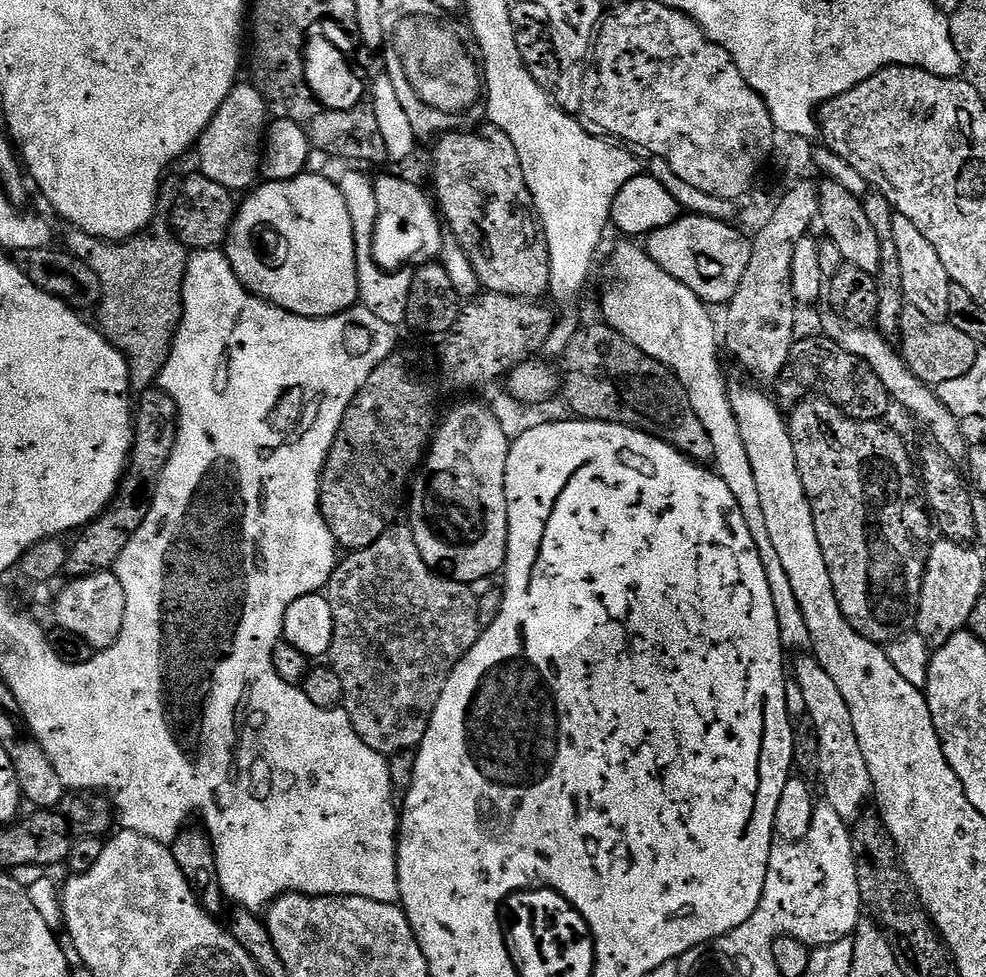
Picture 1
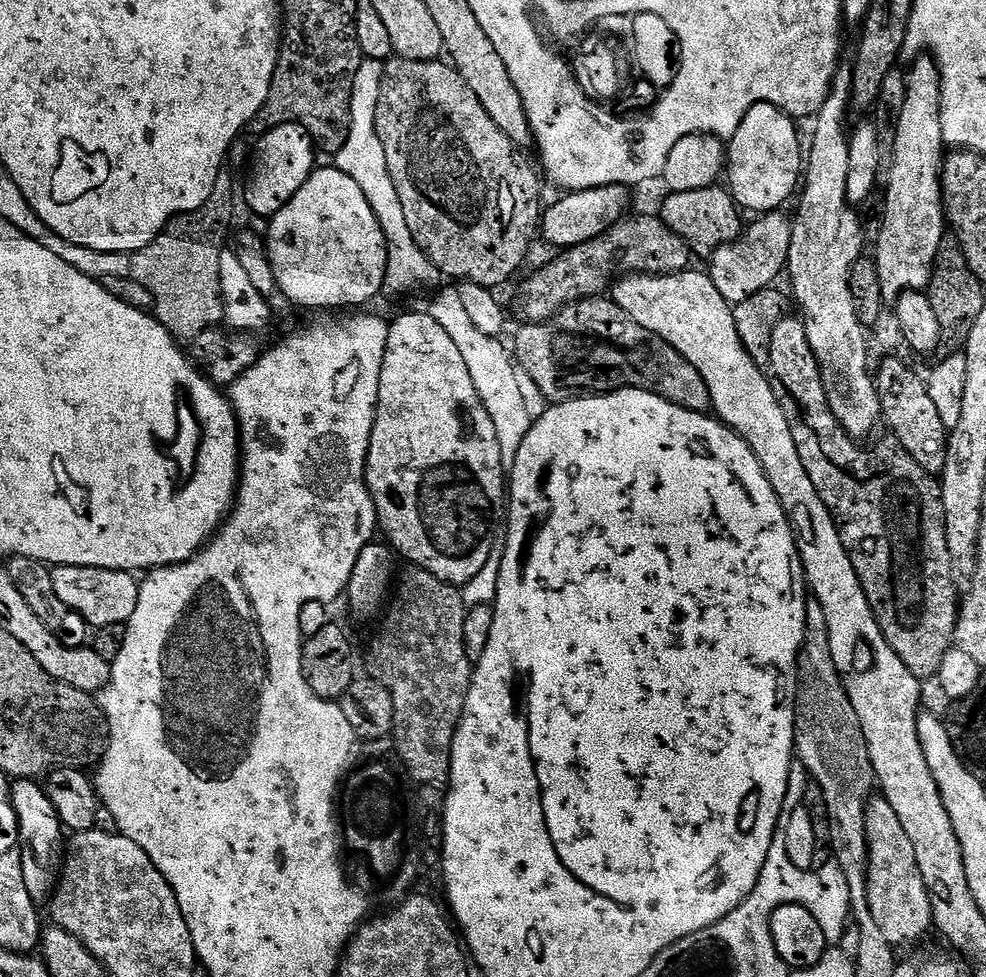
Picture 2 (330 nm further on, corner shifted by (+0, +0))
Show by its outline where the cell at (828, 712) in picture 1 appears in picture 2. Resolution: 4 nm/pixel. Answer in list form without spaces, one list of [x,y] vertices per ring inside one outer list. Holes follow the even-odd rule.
[[[883,795],[871,797],[866,806],[866,842],[868,843],[868,909],[872,911],[878,930],[882,930],[882,938],[893,946],[908,944],[911,940],[920,940],[933,927],[932,902],[928,890],[918,870],[918,858],[914,858],[914,846],[906,830],[902,830],[902,822],[898,822],[898,814]]]

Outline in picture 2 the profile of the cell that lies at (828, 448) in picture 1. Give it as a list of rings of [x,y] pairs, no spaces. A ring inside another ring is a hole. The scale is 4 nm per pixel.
[[[788,314],[781,318],[770,334],[770,346],[766,349],[766,356],[768,356],[766,368],[770,375],[772,389],[786,414],[786,422],[790,422],[790,434],[794,434],[794,446],[798,446],[798,458],[802,458],[802,466],[806,466],[806,474],[810,474],[810,482],[814,482],[814,490],[818,490],[822,502],[826,502],[826,506],[838,526],[838,534],[846,546],[846,554],[850,554],[850,562],[854,562],[854,574],[858,574],[858,582],[862,582],[862,590],[874,610],[874,618],[878,622],[886,642],[892,647],[894,654],[898,654],[898,658],[902,658],[902,662],[910,670],[910,674],[914,674],[916,679],[921,682],[927,682],[931,676],[932,679],[939,677],[942,658],[946,658],[946,654],[954,647],[956,617],[958,615],[958,592],[956,596],[956,584],[952,581],[952,576],[954,577],[952,559],[950,558],[950,550],[946,546],[944,507],[942,506],[939,479],[922,466],[918,466],[918,462],[914,462],[914,458],[898,442],[880,444],[877,448],[872,448],[867,452],[864,446],[861,446],[852,437],[847,436],[828,408],[828,399],[824,393],[824,382],[820,378],[820,370],[817,368],[816,359],[810,350],[810,342],[806,338],[804,320],[793,316]]]

